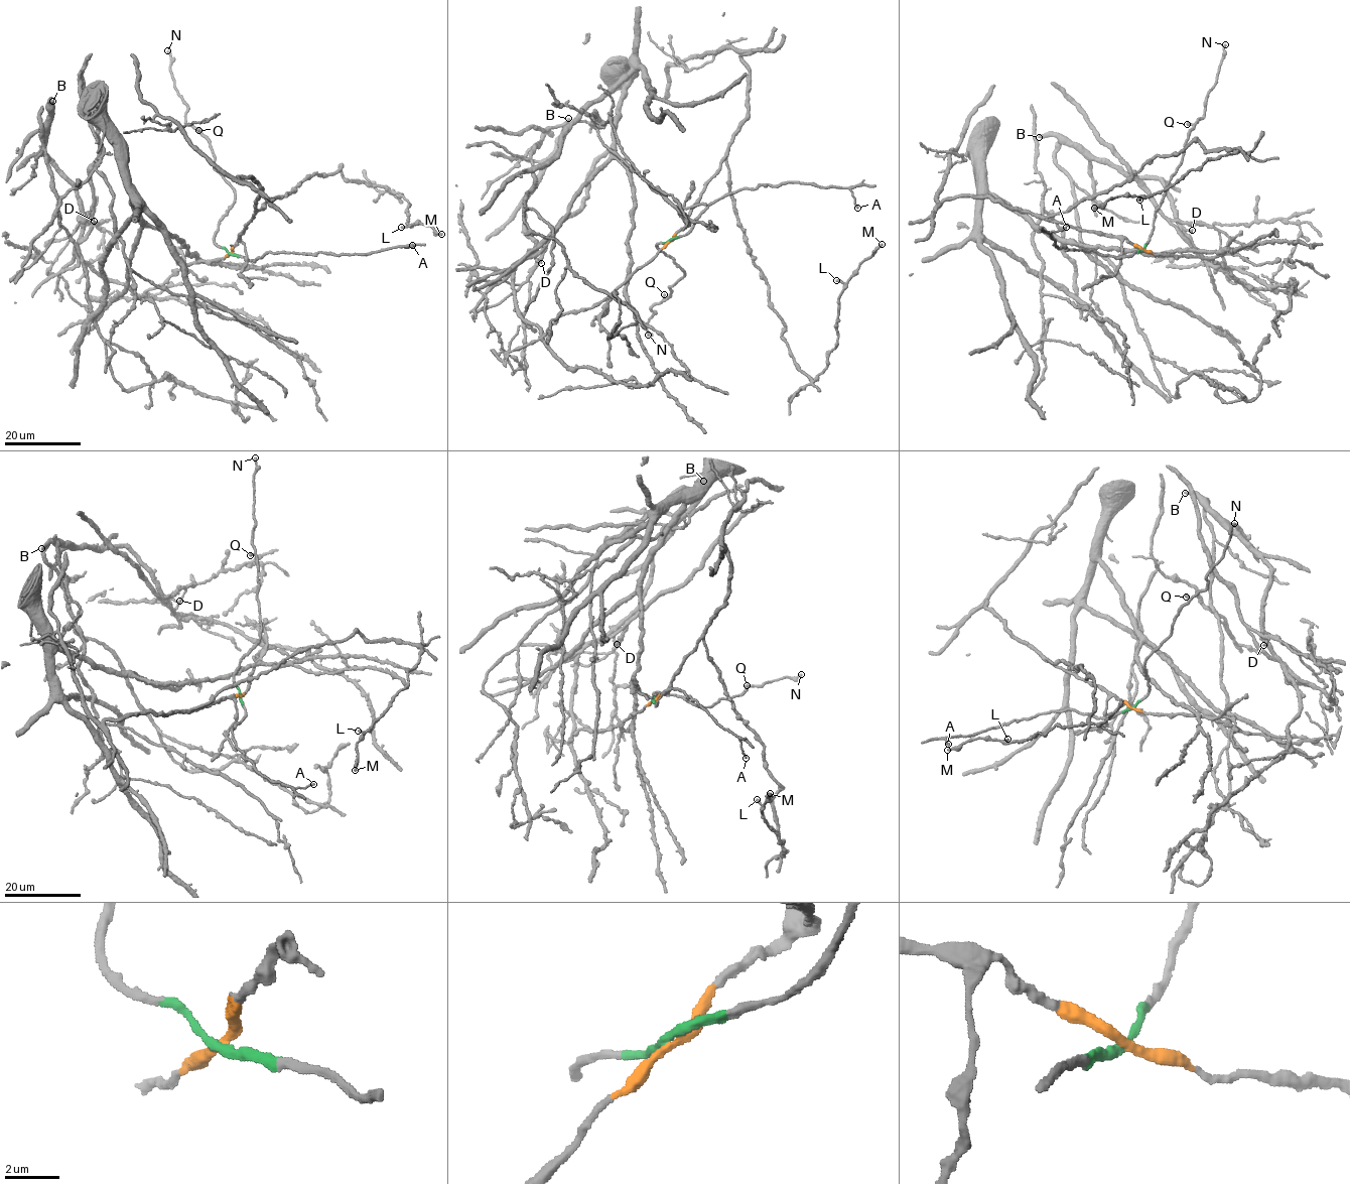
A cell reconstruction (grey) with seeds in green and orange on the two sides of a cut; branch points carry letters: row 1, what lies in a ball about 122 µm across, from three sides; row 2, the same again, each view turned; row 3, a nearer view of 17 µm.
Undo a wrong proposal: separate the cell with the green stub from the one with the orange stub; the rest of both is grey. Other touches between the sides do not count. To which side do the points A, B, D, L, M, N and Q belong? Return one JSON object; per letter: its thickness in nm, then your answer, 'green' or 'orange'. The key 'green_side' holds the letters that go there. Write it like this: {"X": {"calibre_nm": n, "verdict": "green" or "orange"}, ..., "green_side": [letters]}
{"A": {"calibre_nm": 160, "verdict": "green"}, "B": {"calibre_nm": 280, "verdict": "orange"}, "D": {"calibre_nm": 130, "verdict": "orange"}, "L": {"calibre_nm": 260, "verdict": "orange"}, "M": {"calibre_nm": 240, "verdict": "orange"}, "N": {"calibre_nm": 280, "verdict": "green"}, "Q": {"calibre_nm": 280, "verdict": "green"}, "green_side": ["A", "N", "Q"]}

